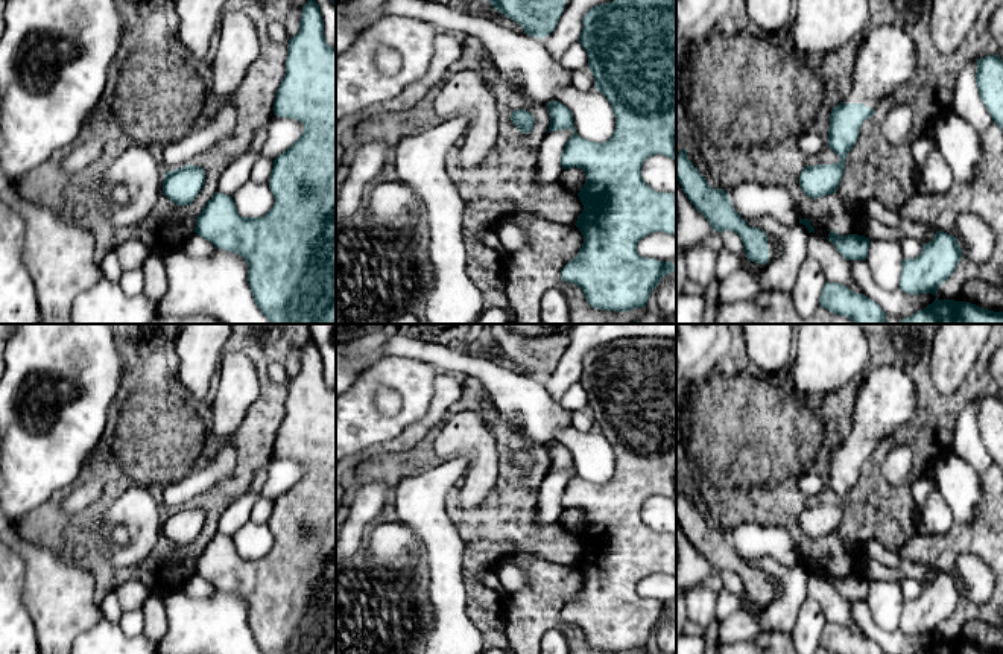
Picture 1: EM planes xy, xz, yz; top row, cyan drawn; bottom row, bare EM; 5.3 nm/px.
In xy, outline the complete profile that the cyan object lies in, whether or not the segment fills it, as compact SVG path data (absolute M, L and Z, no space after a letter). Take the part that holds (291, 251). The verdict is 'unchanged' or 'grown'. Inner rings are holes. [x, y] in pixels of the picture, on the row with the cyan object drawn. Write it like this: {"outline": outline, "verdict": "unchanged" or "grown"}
{"outline": "M315 0L302 6L299 30L289 40L286 75L275 96L274 114L304 123L299 138L274 160L269 179L274 207L261 217L243 217L233 196L216 192L196 217L195 233L214 248L245 259L254 301L271 324L336 324L336 46L325 41L324 20Z", "verdict": "unchanged"}

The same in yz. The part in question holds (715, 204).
{"outline": "M685 148L676 155L676 179L685 196L704 214L714 231L723 233L729 230L740 236L749 262L766 265L781 256L775 237L751 227L734 210L725 190L708 186L707 179L688 160Z", "verdict": "grown"}

